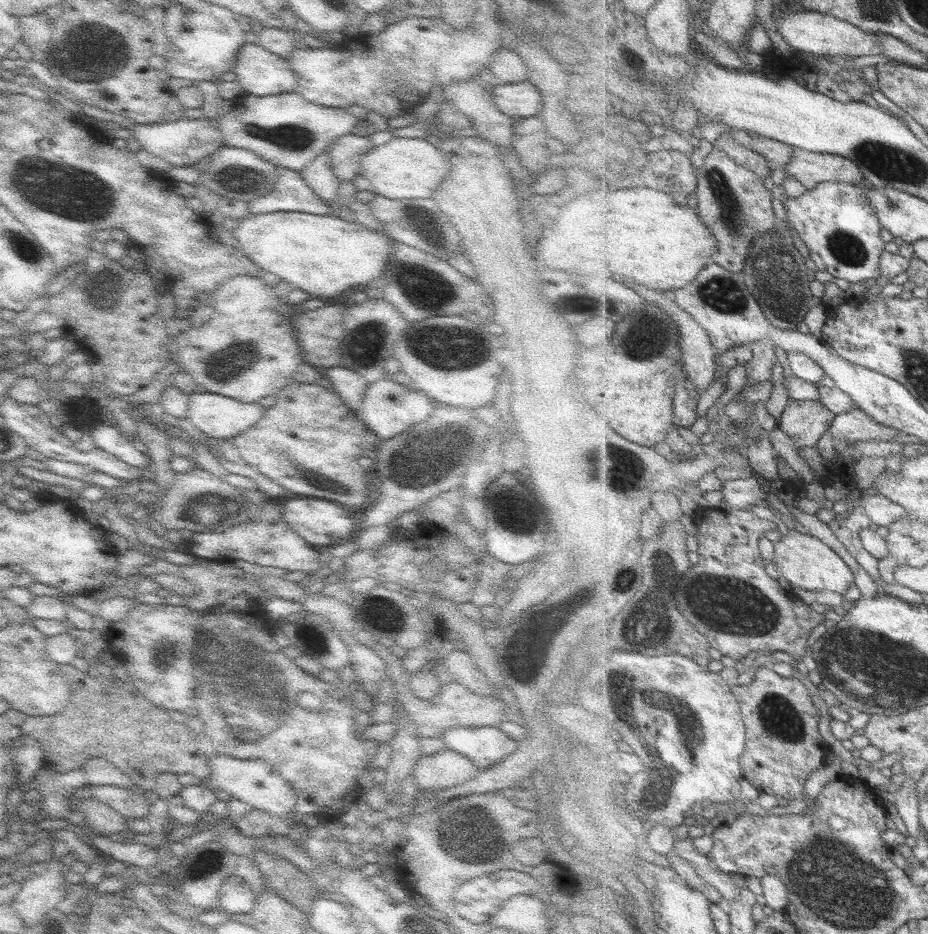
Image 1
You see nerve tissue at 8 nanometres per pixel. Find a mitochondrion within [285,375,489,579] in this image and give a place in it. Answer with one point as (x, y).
(432, 451)

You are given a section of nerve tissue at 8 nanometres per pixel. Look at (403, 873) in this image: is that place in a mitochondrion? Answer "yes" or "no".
no

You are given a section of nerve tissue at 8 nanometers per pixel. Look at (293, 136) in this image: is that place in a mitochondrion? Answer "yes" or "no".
yes

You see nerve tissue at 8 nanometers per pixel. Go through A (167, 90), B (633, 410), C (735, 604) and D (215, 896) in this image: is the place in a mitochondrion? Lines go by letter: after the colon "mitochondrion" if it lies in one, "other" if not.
A: other
B: other
C: mitochondrion
D: other

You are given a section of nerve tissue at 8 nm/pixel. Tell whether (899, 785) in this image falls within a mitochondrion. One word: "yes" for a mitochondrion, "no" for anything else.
no

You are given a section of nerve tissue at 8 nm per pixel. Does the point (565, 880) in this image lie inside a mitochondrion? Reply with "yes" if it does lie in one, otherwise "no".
no

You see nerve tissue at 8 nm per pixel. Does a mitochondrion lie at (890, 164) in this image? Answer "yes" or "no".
yes

